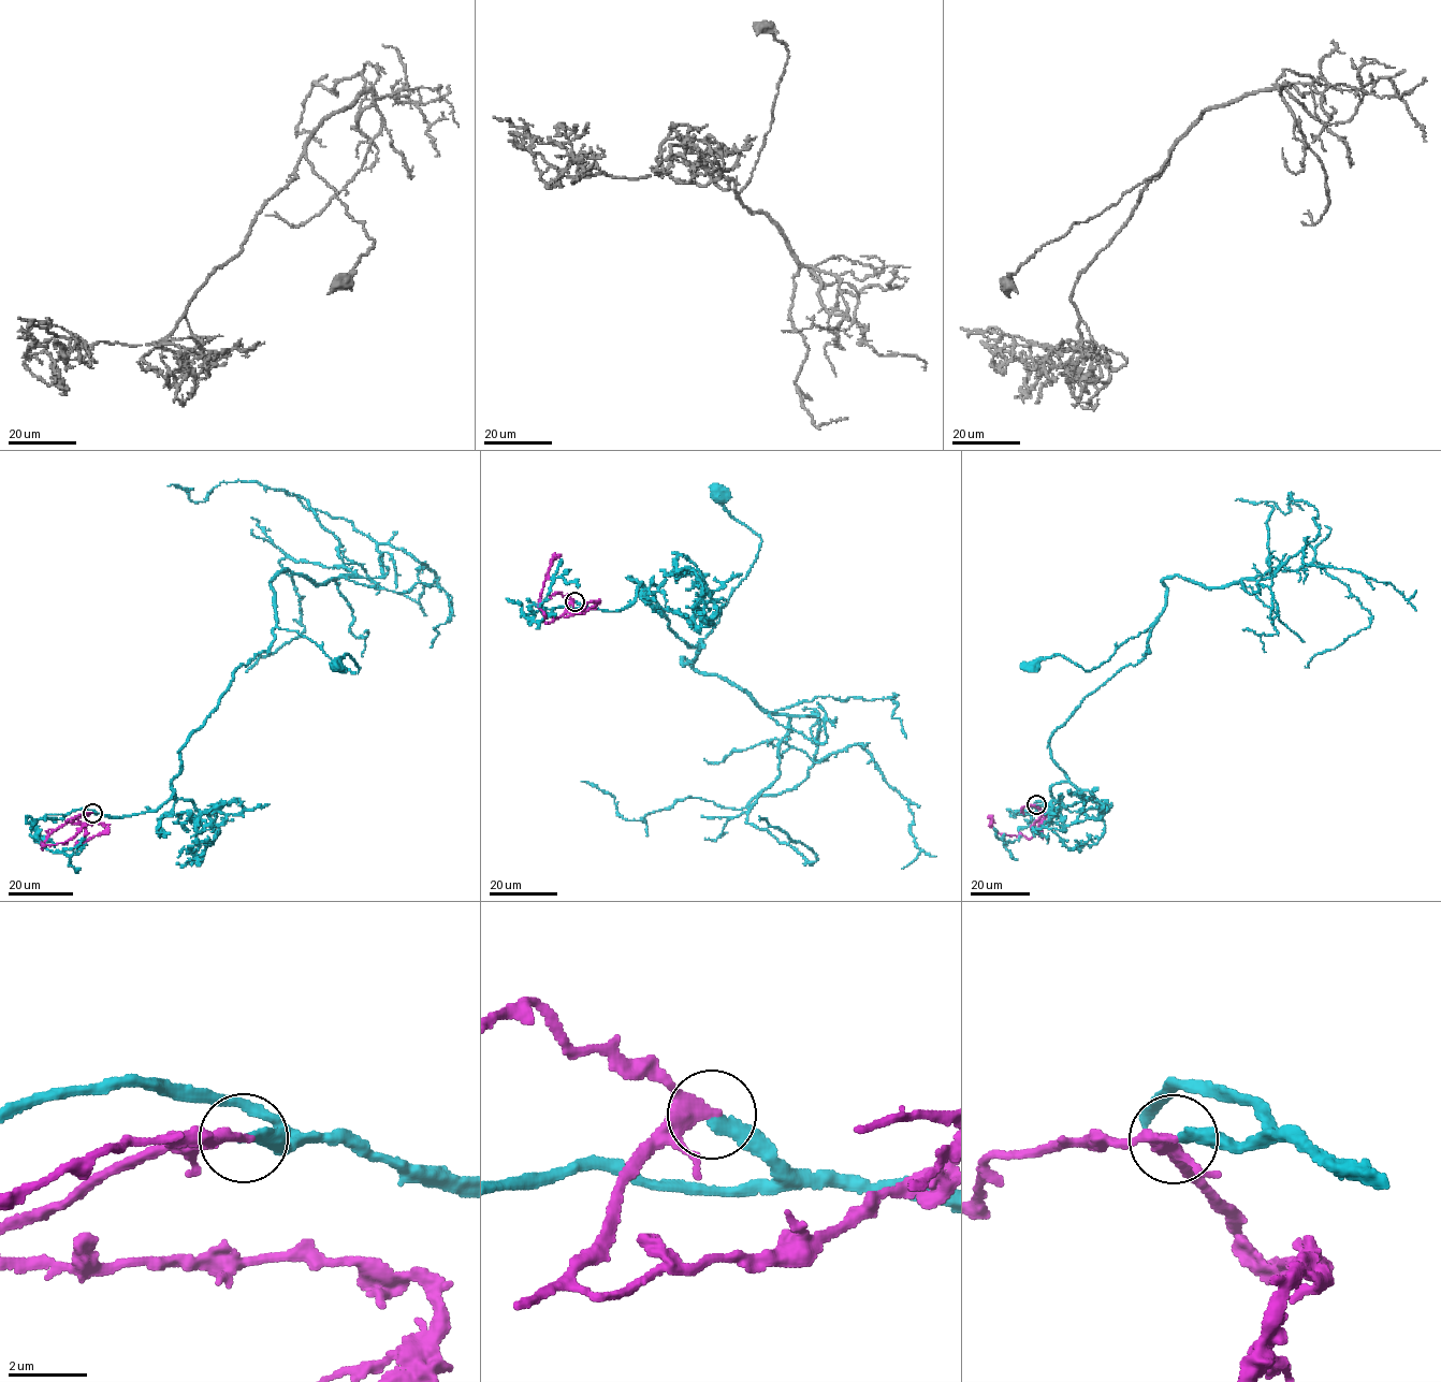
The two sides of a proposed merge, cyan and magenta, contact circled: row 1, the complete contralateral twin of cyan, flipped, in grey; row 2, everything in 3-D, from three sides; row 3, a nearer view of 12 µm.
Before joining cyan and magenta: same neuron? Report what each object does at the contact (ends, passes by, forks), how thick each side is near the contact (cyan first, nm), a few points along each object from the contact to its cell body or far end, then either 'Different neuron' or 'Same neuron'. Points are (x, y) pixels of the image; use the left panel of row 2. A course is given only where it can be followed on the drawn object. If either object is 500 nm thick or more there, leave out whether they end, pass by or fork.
At the ring cyan ends. At the ring magenta passes by. Thickness 360 nm (cyan) against 260 nm. Course of cyan: (91, 813), (168, 799), (179, 748), (237, 668), (271, 646), (276, 622), (359, 669), (349, 654), (339, 666). Course of magenta: (92, 813), (54, 830), (42, 848), (42, 845), (70, 839), (84, 828), (84, 835). Different neuron

